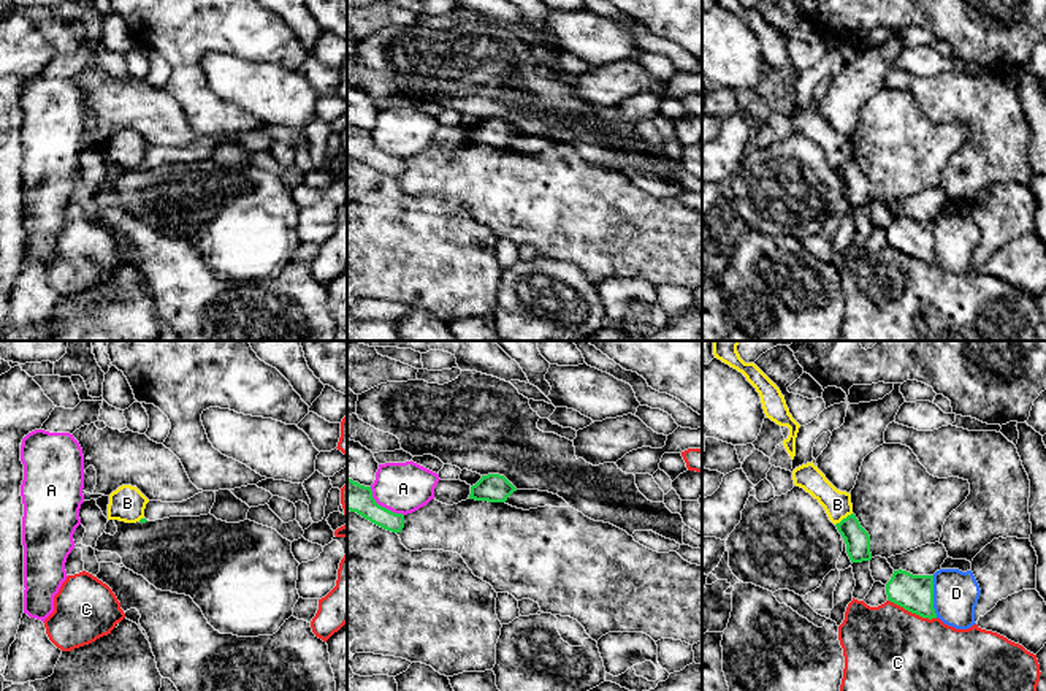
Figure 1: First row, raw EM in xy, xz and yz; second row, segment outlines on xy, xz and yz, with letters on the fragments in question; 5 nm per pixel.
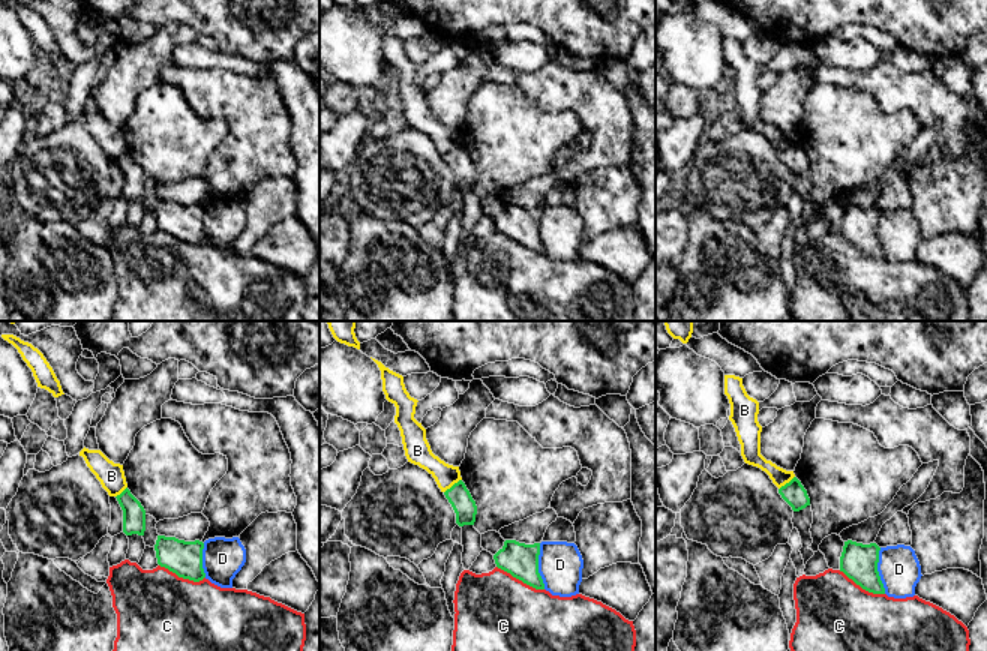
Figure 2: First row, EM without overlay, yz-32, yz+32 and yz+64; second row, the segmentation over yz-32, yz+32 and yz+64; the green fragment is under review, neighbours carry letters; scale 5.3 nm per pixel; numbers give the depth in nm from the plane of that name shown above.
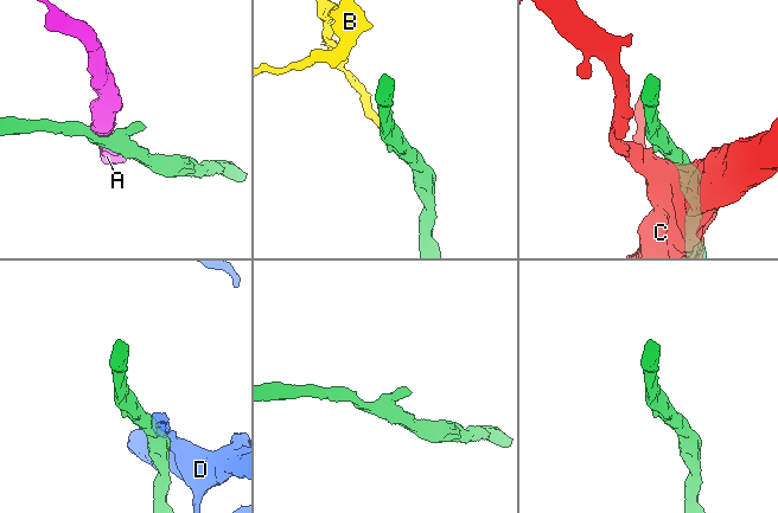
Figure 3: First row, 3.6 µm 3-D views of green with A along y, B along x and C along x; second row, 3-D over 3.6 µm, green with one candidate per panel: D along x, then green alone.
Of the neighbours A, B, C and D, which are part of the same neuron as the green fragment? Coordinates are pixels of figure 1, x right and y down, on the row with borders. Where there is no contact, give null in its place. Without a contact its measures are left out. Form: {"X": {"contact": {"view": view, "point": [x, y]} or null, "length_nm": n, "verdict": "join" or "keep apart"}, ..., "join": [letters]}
{"A": {"contact": {"view": "xz", "point": [381, 506]}, "length_nm": 220, "verdict": "keep apart"}, "B": {"contact": {"view": "yz", "point": [843, 519]}, "length_nm": 110, "verdict": "keep apart"}, "C": {"contact": {"view": "yz", "point": [912, 612]}, "length_nm": 260, "verdict": "keep apart"}, "D": {"contact": {"view": "yz", "point": [932, 596]}, "length_nm": 220, "verdict": "keep apart"}, "join": []}

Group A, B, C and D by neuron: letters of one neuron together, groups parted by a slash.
A / B / C / D

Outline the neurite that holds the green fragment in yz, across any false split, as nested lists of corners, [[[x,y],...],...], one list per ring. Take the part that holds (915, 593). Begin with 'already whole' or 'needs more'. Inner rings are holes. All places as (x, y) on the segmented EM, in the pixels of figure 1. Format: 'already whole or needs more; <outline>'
already whole; [[[894,571],[886,583],[888,601],[922,618],[937,618],[933,609],[933,575],[913,575],[907,571]]]

